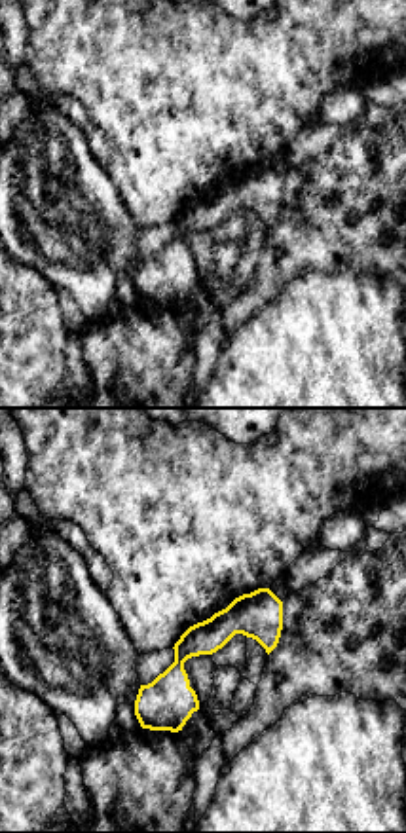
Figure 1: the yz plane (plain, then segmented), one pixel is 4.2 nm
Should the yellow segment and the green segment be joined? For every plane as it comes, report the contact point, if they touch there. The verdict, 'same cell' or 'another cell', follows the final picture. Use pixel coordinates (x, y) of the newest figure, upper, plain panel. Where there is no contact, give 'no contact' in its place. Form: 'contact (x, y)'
no contact

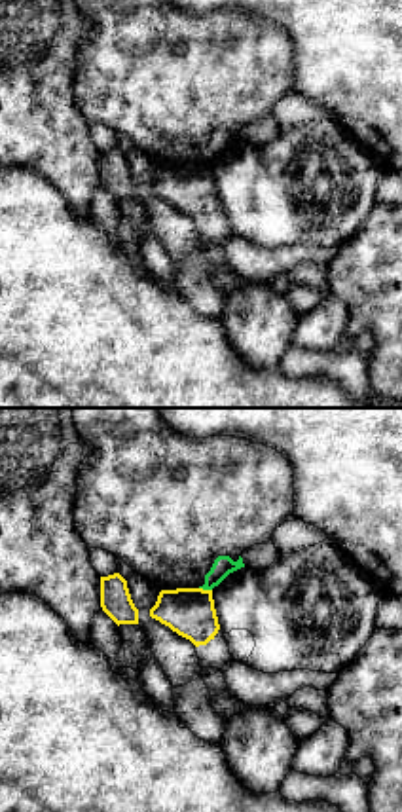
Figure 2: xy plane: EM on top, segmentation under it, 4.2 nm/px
contact (205, 166)

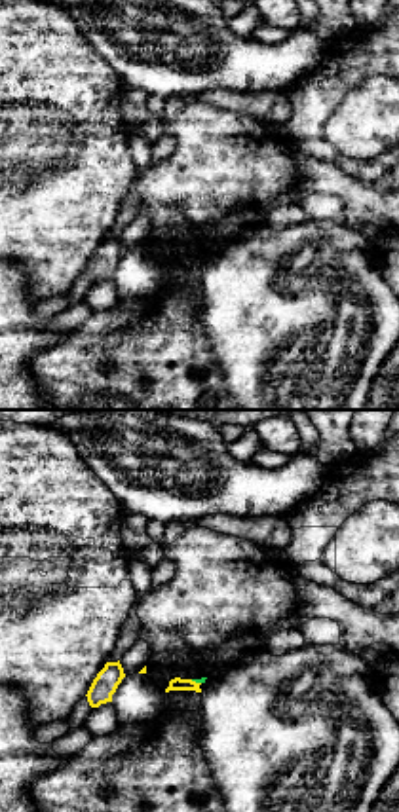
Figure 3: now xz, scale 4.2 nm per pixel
contact (194, 257)

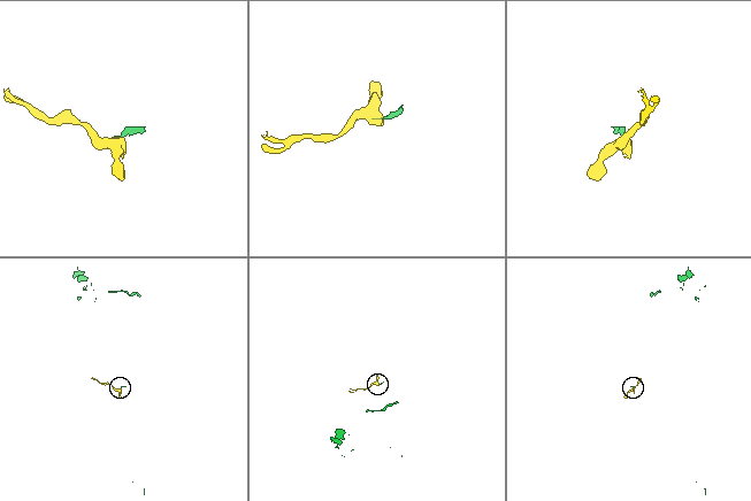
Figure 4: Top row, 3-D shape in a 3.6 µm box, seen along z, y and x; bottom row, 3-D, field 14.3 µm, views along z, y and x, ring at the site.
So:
another cell

